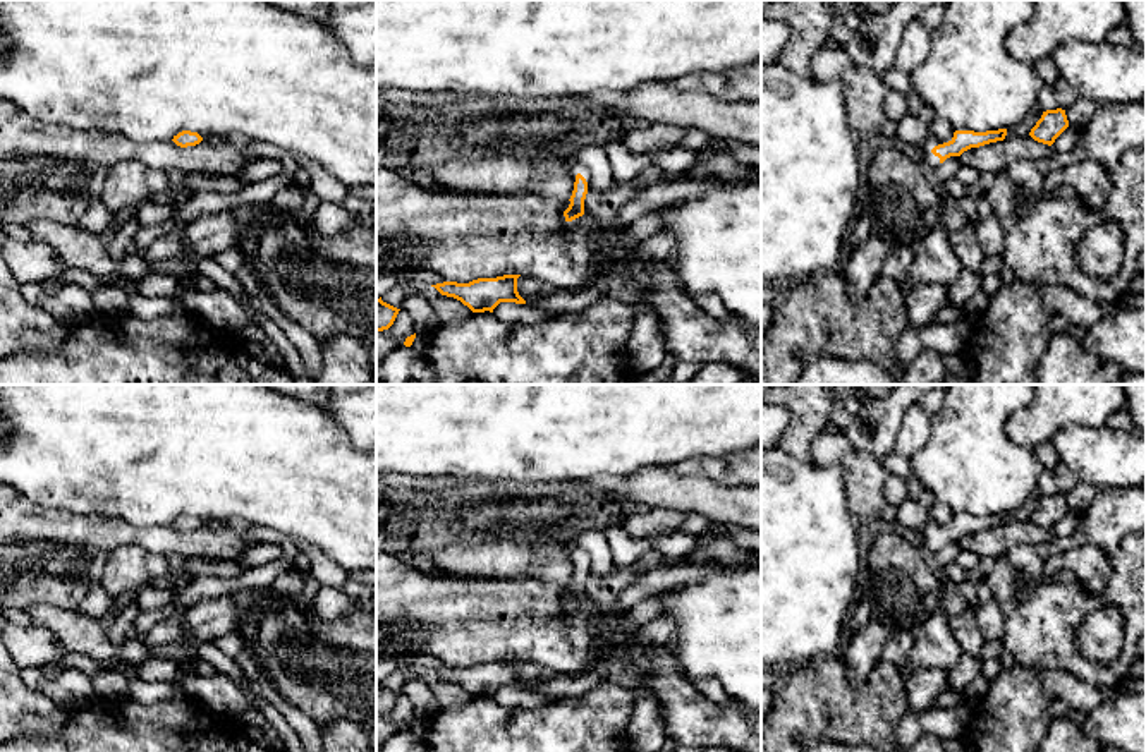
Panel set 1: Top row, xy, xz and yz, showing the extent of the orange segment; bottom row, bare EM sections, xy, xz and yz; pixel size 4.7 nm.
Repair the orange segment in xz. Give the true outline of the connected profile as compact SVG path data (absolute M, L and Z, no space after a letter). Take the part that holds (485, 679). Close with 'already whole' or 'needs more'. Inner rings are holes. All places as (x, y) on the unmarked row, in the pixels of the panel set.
M521 659L478 663L469 668L443 666L431 671L435 671L442 680L460 685L472 697L493 697L500 687L526 688L517 676L519 661Z; already whole

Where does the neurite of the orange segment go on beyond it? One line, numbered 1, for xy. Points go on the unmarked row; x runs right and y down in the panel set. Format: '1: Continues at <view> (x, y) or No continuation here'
1: No continuation here

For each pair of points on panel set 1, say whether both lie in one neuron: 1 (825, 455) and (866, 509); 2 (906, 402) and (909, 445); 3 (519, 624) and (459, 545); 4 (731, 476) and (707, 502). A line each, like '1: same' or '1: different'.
1: same
2: different
3: different
4: different

